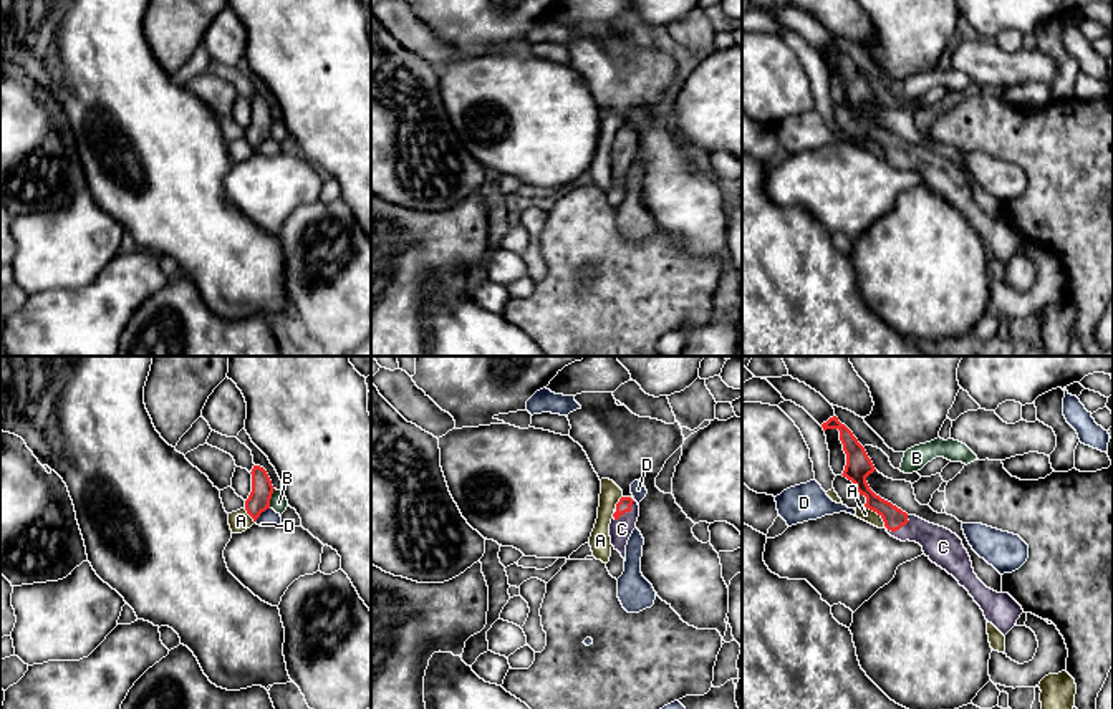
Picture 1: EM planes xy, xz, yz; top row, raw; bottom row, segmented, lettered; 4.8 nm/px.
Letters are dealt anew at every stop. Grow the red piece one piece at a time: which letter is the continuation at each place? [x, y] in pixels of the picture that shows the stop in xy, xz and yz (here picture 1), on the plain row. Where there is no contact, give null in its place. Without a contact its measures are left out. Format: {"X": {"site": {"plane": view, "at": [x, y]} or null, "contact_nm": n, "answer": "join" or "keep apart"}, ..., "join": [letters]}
{"A": {"site": {"plane": "yz", "at": [878, 143]}, "contact_nm": 160, "answer": "keep apart"}, "B": {"site": {"plane": "xy", "at": [269, 128]}, "contact_nm": 100, "answer": "keep apart"}, "C": {"site": {"plane": "xz", "at": [625, 141]}, "contact_nm": 140, "answer": "join"}, "D": {"site": {"plane": "xy", "at": [260, 141]}, "contact_nm": 100, "answer": "keep apart"}, "join": ["C"]}

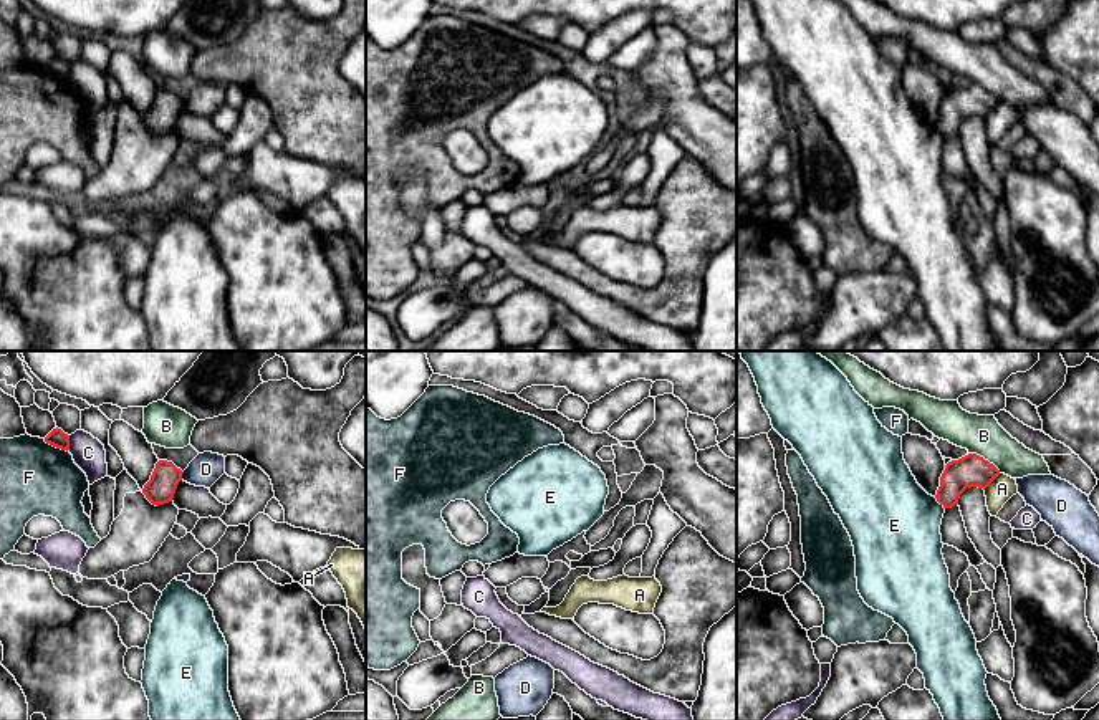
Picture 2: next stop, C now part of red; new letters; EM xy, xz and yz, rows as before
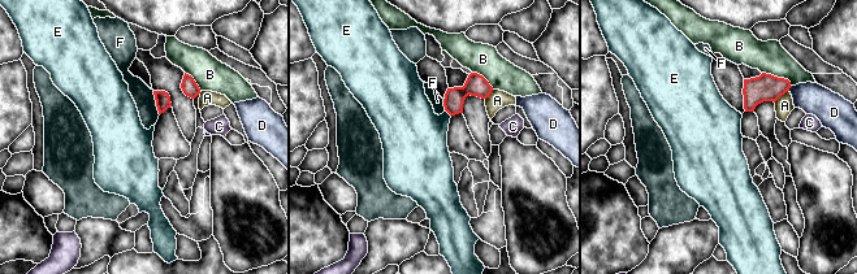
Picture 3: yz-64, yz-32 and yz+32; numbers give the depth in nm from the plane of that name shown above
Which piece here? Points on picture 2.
{"A": {"site": {"plane": "yz", "at": [992, 110]}, "contact_nm": 120, "answer": "keep apart"}, "B": {"site": {"plane": "yz", "at": [983, 88]}, "contact_nm": 190, "answer": "keep apart"}, "C": {"site": {"plane": "xy", "at": [68, 72]}, "contact_nm": 70, "answer": "keep apart"}, "D": {"site": {"plane": "xy", "at": [181, 105]}, "contact_nm": 40, "answer": "keep apart"}, "E": {"site": {"plane": "yz", "at": [939, 131]}, "contact_nm": 80, "answer": "keep apart"}, "F": {"site": {"plane": "xy", "at": [57, 76]}, "contact_nm": 140, "answer": "keep apart"}, "join": []}

